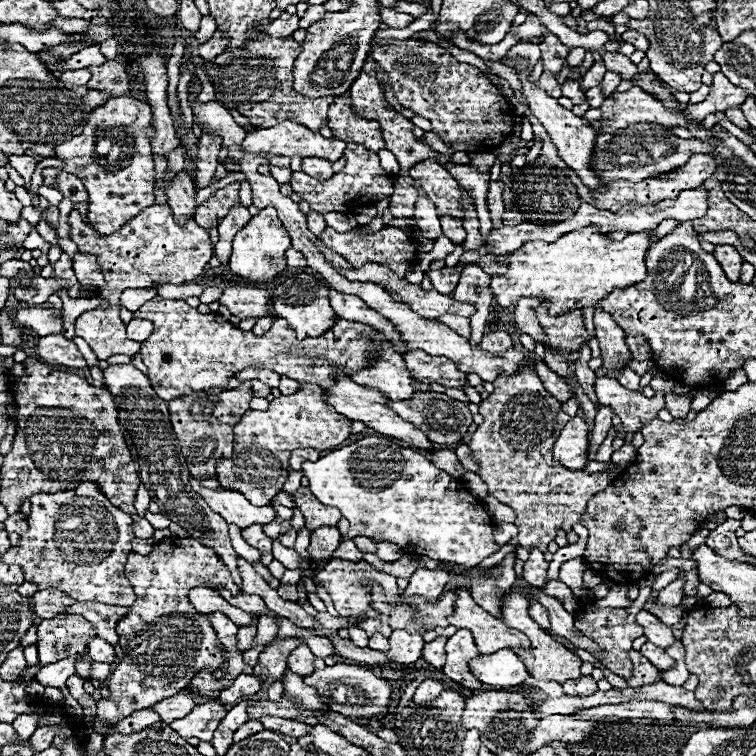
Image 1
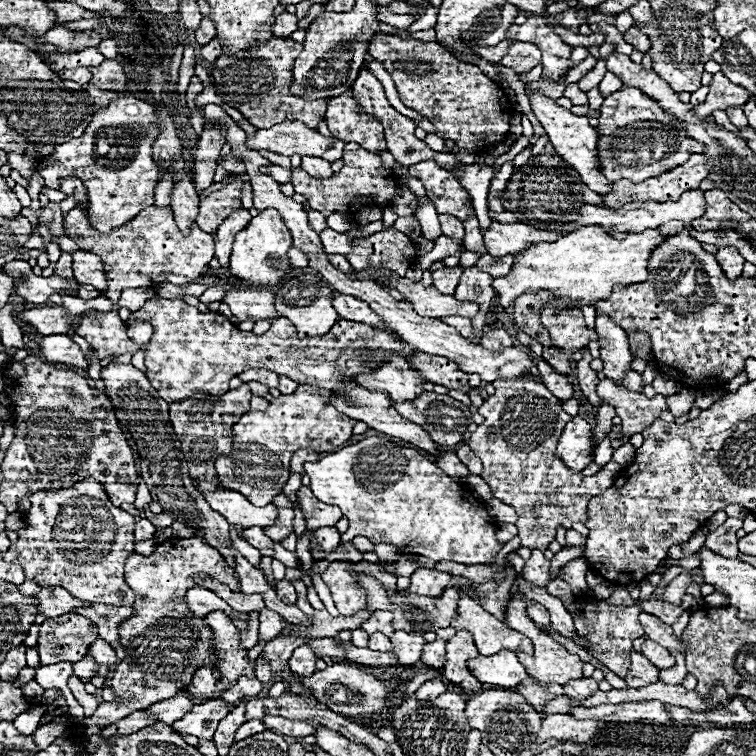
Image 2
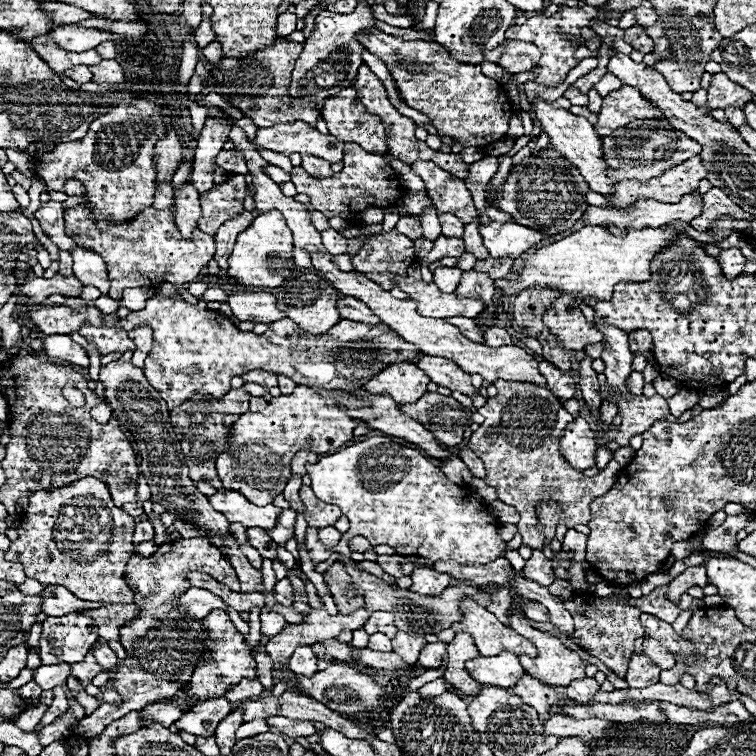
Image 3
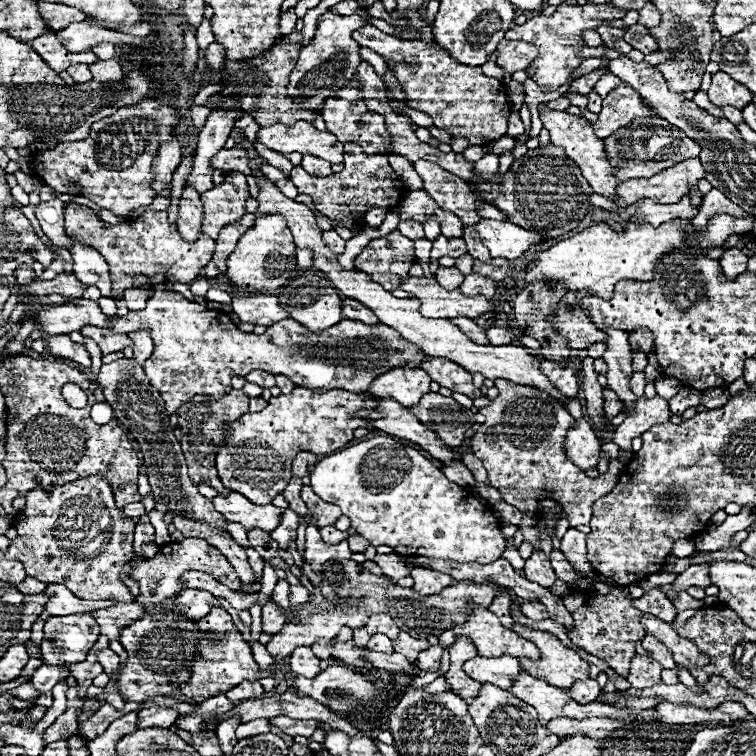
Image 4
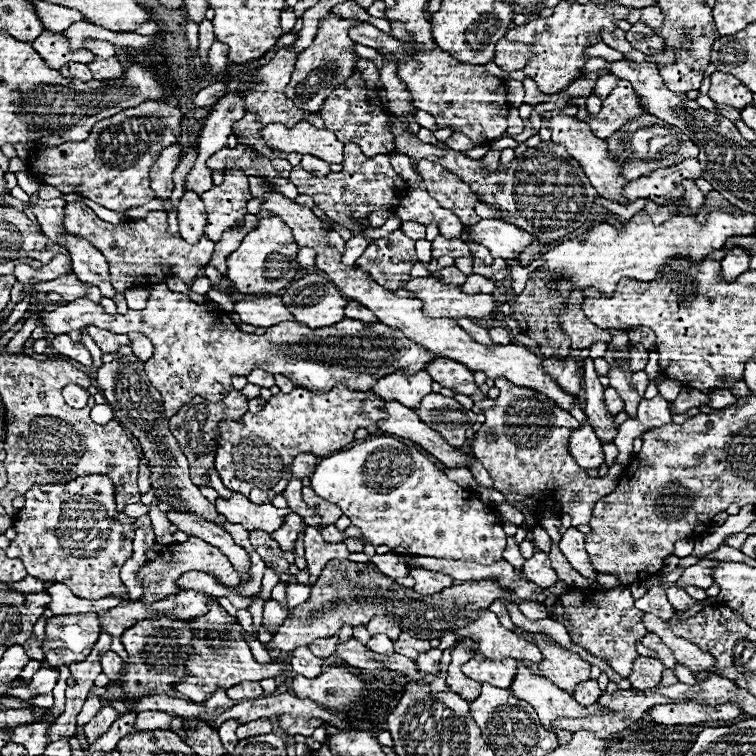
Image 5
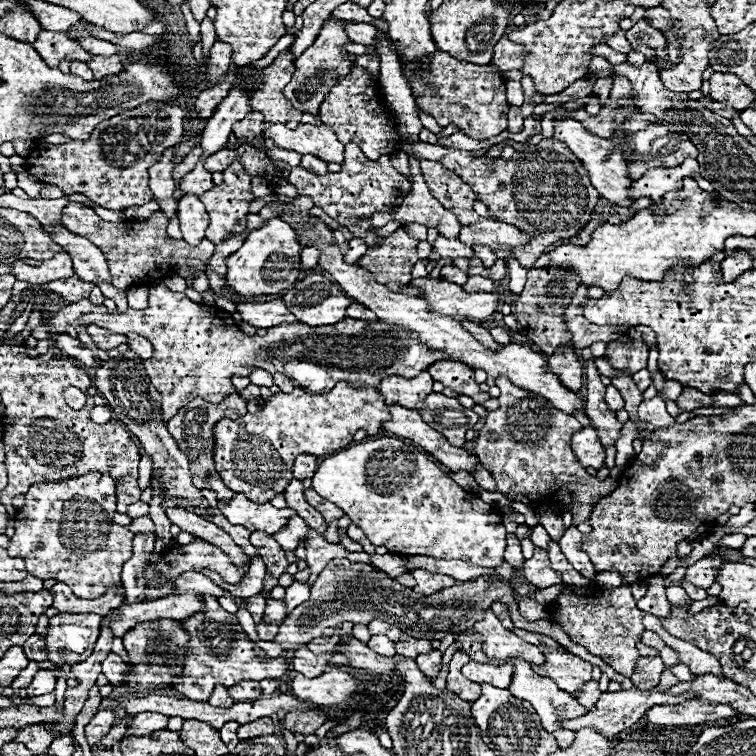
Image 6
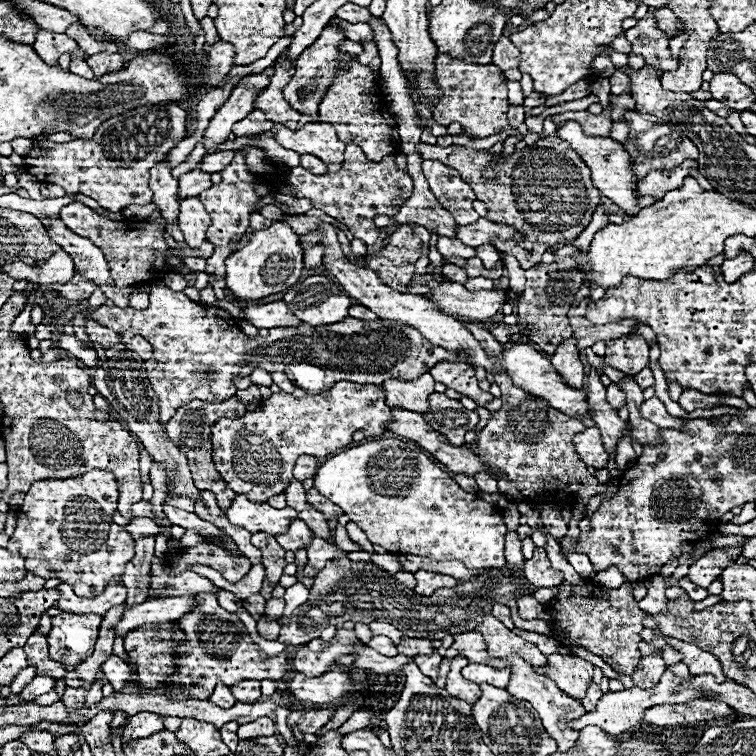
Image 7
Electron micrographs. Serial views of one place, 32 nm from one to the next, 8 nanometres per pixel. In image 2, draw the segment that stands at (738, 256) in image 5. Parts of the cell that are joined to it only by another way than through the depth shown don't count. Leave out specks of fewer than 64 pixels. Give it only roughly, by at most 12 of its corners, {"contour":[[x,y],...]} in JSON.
{"contour":[[732,246],[720,248],[716,260],[730,280],[742,276],[744,258]]}

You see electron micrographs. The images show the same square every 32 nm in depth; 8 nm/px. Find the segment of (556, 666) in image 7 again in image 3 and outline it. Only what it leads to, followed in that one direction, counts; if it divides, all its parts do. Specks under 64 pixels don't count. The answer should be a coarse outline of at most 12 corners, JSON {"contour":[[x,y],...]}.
{"contour":[[514,602],[510,628],[534,642],[520,656],[530,676],[550,686],[586,678],[586,662],[552,634],[524,620]]}

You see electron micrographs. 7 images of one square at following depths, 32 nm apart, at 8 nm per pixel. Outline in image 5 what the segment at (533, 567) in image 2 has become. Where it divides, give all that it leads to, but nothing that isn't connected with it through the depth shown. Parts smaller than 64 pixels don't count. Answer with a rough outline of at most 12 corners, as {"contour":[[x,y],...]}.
{"contour":[[534,550],[522,572],[540,588],[560,580],[550,568],[548,554]]}

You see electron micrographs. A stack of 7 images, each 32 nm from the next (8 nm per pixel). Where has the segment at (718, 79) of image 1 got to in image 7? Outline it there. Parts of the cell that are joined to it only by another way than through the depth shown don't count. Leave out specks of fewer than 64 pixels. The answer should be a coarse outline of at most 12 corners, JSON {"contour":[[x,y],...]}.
{"contour":[[718,72],[710,80],[714,100],[744,112],[754,94],[734,74]]}

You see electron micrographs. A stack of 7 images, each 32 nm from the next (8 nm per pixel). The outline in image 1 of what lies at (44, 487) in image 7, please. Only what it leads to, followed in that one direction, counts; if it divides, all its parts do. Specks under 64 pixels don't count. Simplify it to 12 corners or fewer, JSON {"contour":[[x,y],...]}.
{"contour":[[96,482],[30,498],[2,560],[38,588],[132,606],[132,516]]}

